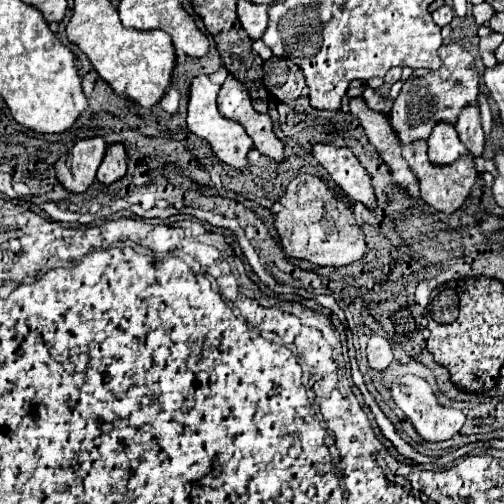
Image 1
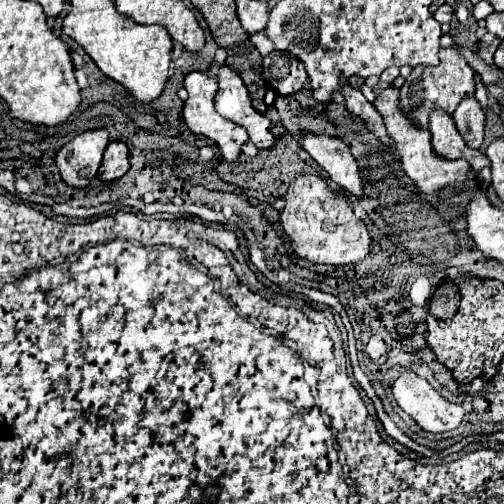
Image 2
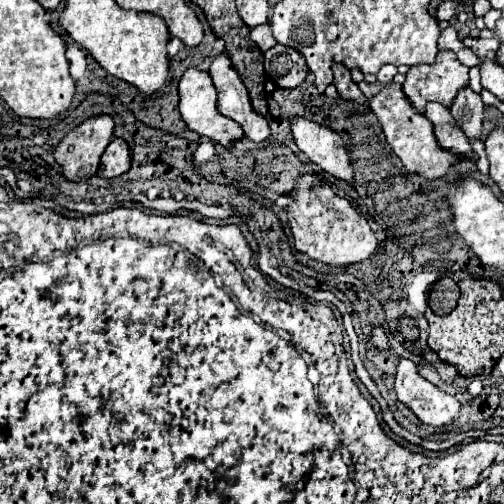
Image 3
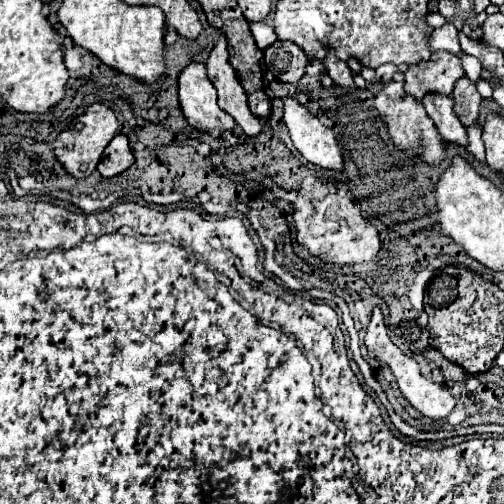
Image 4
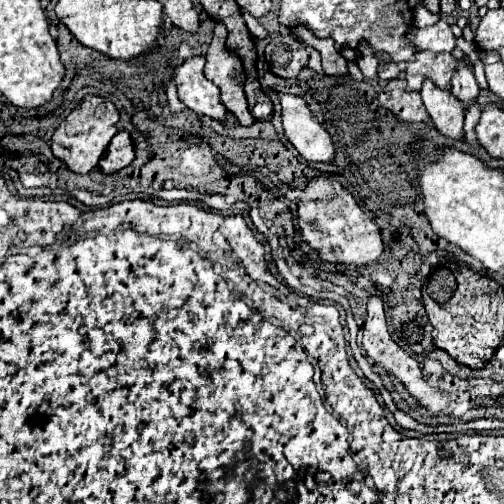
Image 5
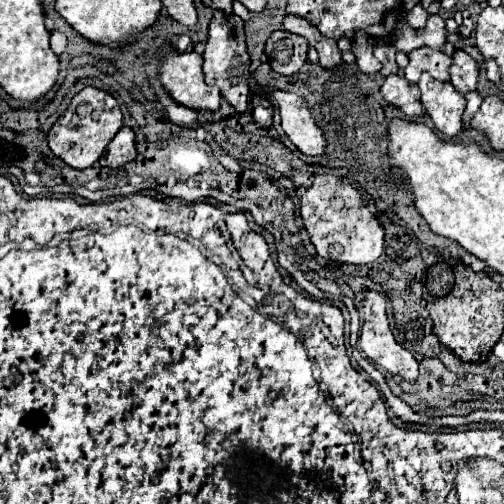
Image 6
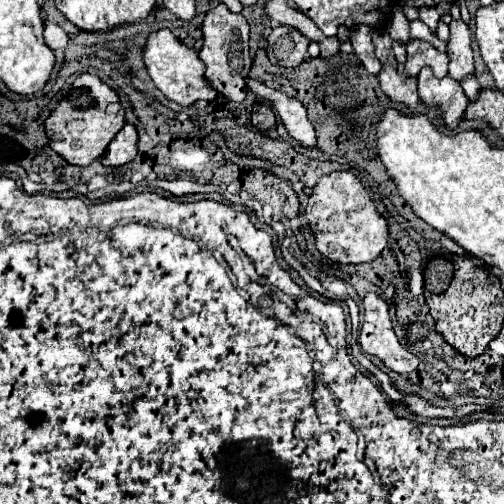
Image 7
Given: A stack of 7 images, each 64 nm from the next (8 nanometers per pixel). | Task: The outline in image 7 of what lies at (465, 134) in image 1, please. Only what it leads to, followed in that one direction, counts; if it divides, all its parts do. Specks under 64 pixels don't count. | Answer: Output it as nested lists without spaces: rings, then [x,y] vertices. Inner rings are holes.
[[[464,20],[450,22],[450,40],[448,40],[446,54],[450,56],[450,72],[448,74],[454,80],[462,80],[466,74],[474,72],[470,26]]]

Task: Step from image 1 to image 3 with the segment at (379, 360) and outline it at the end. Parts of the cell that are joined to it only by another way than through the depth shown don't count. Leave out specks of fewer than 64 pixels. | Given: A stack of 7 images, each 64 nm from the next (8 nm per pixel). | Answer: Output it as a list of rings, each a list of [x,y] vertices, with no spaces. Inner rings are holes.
[[[376,324],[372,328],[372,336],[370,336],[370,342],[380,350],[380,352],[390,352],[390,346],[388,346],[388,338],[386,338],[386,332],[380,324]]]

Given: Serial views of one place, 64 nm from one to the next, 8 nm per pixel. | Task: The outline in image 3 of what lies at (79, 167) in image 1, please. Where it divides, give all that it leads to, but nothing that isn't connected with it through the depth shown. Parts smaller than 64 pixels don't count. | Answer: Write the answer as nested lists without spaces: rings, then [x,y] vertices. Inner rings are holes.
[[[110,114],[90,116],[68,132],[54,150],[56,162],[72,182],[88,180],[96,174],[100,156],[114,138],[114,120]]]

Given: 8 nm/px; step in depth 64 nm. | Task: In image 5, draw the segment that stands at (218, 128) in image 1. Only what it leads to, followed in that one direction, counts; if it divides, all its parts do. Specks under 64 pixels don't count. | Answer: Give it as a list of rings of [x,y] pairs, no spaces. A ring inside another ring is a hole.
[[[204,56],[186,58],[174,68],[174,82],[178,88],[178,98],[196,114],[210,116],[214,120],[224,120],[226,108],[220,102],[220,90],[204,78]]]

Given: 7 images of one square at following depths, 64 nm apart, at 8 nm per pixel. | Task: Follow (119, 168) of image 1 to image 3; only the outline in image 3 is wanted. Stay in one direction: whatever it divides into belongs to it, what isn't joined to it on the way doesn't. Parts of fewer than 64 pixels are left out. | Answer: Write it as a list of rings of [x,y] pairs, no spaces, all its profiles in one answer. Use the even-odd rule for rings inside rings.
[[[114,138],[106,152],[102,154],[100,166],[98,166],[98,176],[102,178],[114,178],[124,174],[130,168],[130,148],[126,144],[126,140],[122,138]]]

